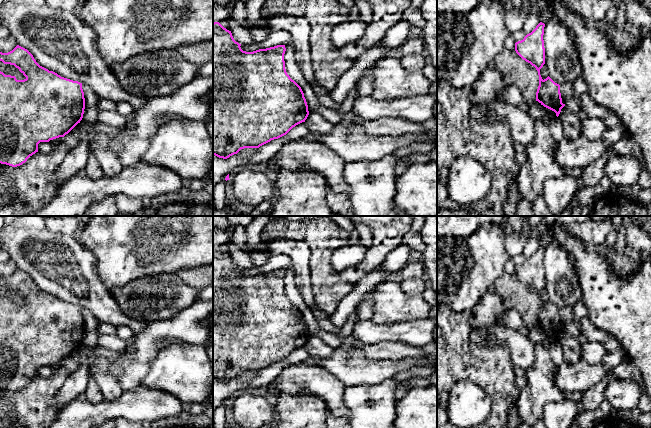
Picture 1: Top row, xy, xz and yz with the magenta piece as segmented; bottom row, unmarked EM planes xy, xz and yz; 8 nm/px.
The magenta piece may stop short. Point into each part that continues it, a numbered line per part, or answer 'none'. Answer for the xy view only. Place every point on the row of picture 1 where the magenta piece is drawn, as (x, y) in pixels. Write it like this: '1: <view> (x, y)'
none

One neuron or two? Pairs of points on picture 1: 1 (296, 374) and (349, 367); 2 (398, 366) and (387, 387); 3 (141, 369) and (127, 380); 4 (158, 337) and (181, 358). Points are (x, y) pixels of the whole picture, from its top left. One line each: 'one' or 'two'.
1: two
2: two
3: one
4: two

